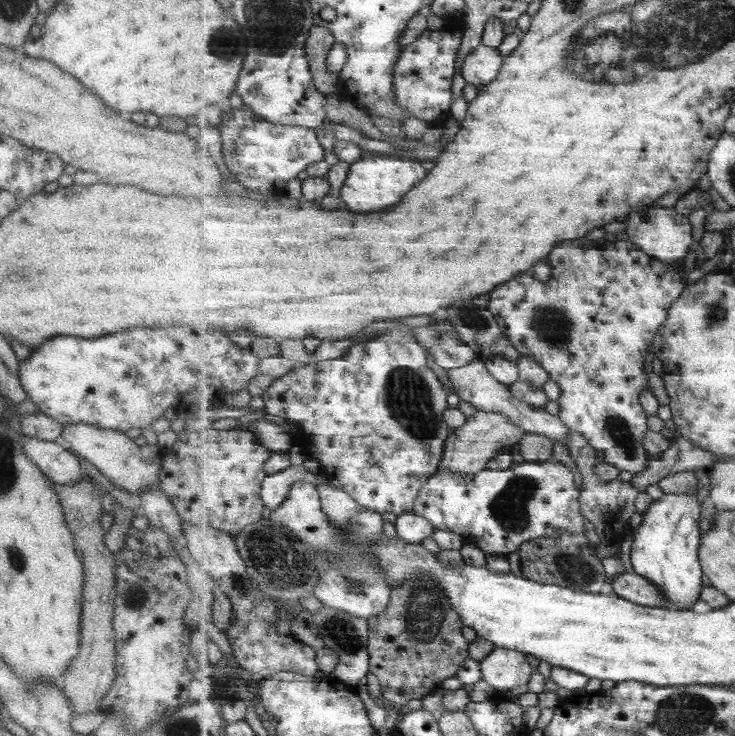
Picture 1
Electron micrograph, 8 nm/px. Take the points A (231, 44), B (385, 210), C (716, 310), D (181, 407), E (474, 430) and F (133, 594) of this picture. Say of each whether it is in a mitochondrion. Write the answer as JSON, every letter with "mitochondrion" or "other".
{"A":"mitochondrion","B":"other","C":"mitochondrion","D":"other","E":"other","F":"mitochondrion"}

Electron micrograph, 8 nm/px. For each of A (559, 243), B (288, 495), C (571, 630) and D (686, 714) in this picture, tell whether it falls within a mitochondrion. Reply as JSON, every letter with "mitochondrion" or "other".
{"A":"other","B":"other","C":"other","D":"mitochondrion"}

